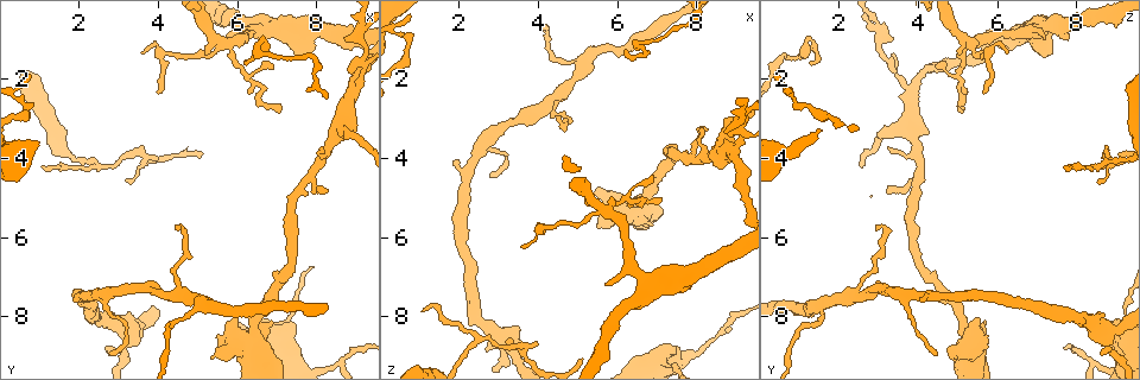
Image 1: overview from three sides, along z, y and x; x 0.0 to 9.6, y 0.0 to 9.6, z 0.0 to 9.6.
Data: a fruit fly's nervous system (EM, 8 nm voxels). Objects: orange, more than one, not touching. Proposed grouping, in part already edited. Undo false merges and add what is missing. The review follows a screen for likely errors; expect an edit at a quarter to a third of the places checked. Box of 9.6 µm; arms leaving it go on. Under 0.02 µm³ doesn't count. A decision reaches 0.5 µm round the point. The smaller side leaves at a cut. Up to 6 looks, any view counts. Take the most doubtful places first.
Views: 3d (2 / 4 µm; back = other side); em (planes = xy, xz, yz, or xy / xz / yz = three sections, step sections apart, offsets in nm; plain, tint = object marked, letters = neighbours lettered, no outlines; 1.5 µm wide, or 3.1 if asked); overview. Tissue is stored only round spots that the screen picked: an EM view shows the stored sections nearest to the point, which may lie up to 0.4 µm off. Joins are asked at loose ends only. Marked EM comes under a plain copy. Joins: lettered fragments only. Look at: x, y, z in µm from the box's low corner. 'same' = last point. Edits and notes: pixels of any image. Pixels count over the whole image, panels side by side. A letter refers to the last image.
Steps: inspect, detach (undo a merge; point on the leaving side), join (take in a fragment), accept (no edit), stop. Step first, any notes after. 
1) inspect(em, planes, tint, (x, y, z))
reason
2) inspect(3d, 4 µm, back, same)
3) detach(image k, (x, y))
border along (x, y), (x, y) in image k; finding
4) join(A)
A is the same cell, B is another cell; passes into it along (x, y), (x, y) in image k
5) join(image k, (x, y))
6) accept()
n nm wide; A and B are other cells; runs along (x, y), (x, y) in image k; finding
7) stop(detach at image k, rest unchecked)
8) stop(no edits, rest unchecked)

inspect(em, planes, letters, (6.40, 8.40, 5.20))
abrupt turn

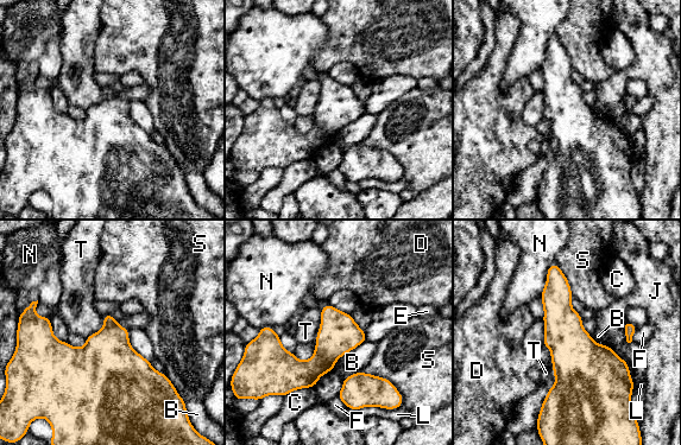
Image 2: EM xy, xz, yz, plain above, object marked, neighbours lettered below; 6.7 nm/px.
accept()
B, C, D, E, F, J, L, N, S and T are other cells; one neuron here

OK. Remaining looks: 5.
inspect(em, planes, tint, (8.85, 1.85, 3.45))
thin arm on a thick one

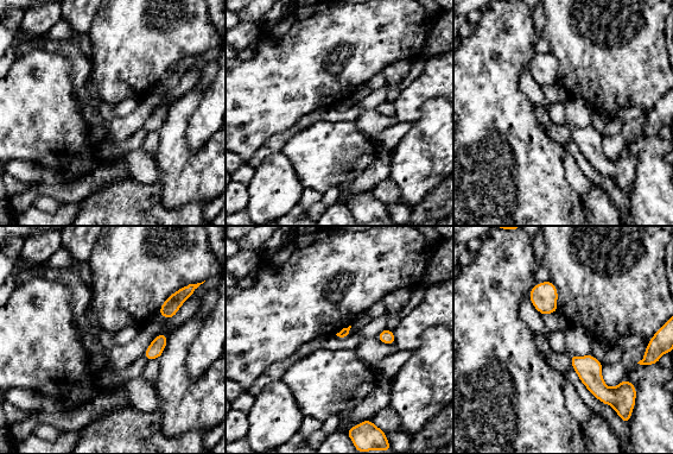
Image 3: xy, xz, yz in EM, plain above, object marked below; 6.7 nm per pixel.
inspect(em, planes, letters, same)
see the neighbours

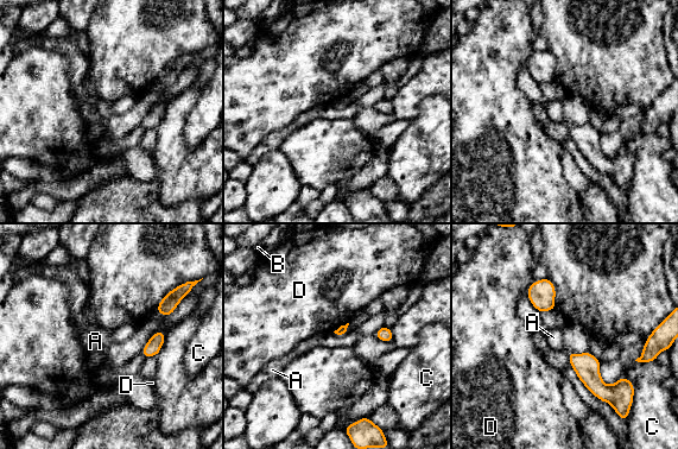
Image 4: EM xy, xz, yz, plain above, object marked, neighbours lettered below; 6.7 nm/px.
accept()
A, B, C and D are other cells; border along (346, 330), (341, 334), (334, 333) in image 4; none of them fits

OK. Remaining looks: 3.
inspect(3d, 4 µm, (2.45, 4.25, 8.55))
abrupt turn

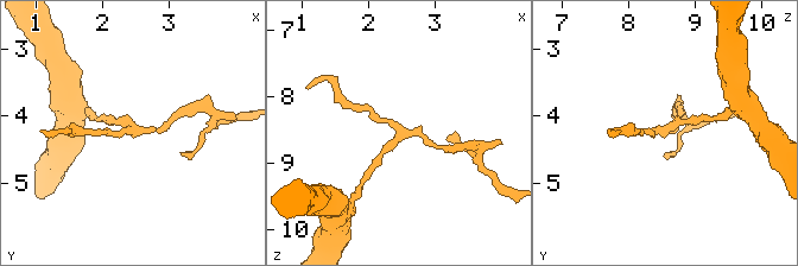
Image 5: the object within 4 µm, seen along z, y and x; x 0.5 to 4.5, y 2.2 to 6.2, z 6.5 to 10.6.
inspect(em, planes, letters, (2.50, 4.20, 8.55))
need the tissue

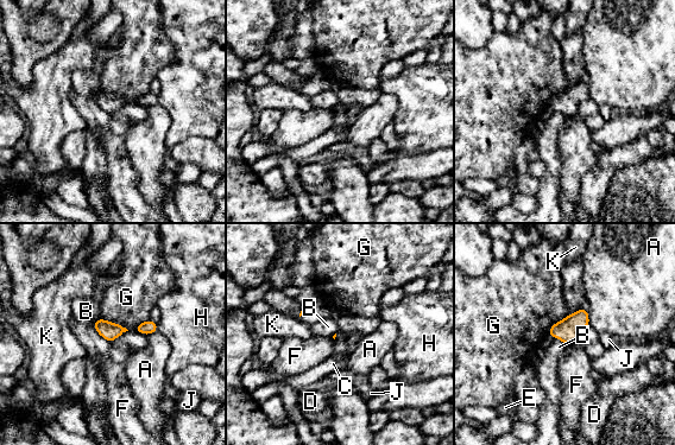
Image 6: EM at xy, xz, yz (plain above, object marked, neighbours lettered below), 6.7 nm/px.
accept()
A, B, C, D, E, F, G, H, J and K are other cells; border along (582, 307), (557, 320), (547, 335) in image 6; all the same neuron

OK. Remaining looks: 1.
stop(no edits, rest unchecked)

